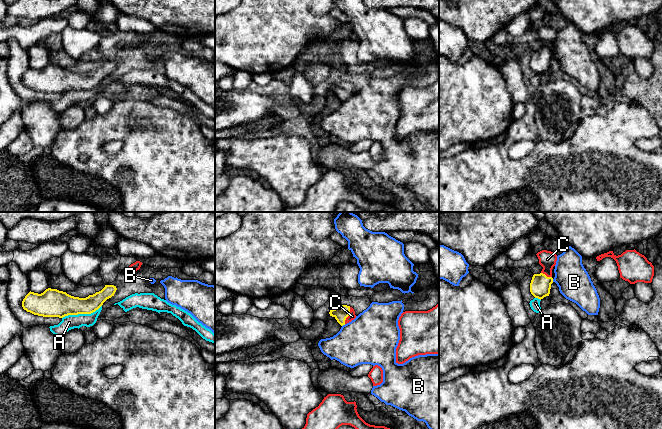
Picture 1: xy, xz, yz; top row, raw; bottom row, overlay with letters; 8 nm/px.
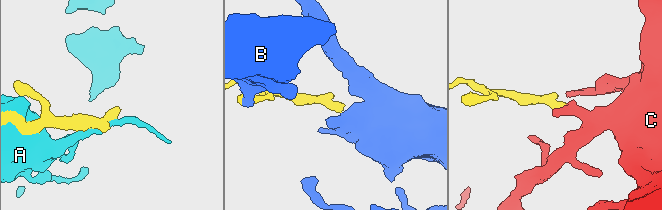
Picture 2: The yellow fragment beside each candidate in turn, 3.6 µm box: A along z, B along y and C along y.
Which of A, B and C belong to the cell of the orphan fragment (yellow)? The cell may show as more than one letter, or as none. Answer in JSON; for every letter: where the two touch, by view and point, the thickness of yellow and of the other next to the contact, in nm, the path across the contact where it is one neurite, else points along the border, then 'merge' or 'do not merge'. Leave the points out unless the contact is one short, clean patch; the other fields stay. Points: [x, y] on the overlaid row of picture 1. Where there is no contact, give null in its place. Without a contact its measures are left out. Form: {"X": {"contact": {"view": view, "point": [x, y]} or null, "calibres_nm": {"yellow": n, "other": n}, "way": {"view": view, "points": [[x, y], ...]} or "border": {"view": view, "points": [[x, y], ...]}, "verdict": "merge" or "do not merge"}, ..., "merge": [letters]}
{"A": {"contact": {"view": "xy", "point": [81, 313]}, "calibres_nm": {"yellow": 220, "other": 120}, "verdict": "do not merge"}, "B": {"contact": {"view": "xz", "point": [343, 324]}, "calibres_nm": {"yellow": 120, "other": 400}, "verdict": "do not merge"}, "C": {"contact": {"view": "xz", "point": [348, 315]}, "calibres_nm": {"yellow": 120, "other": 60}, "way": {"view": "xz", "points": [[340, 313], [348, 315], [352, 316]]}, "verdict": "merge"}, "merge": ["C"]}

